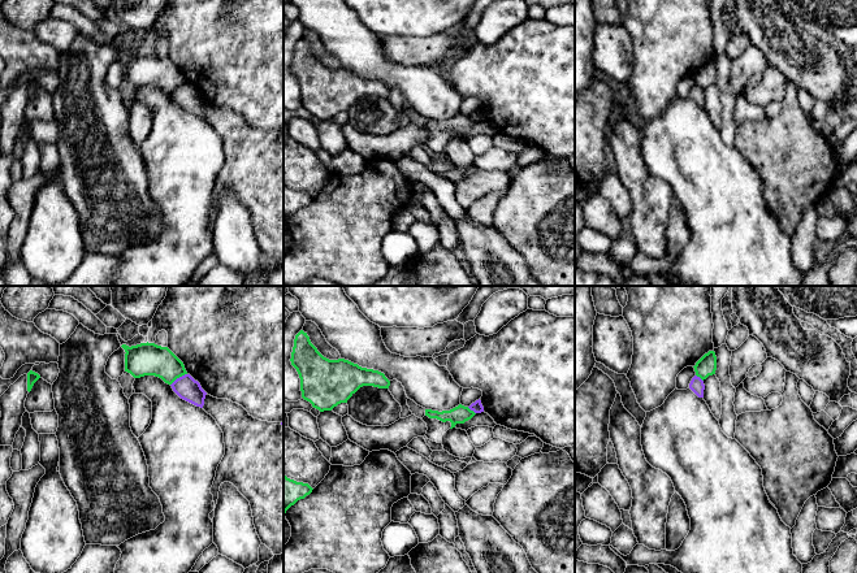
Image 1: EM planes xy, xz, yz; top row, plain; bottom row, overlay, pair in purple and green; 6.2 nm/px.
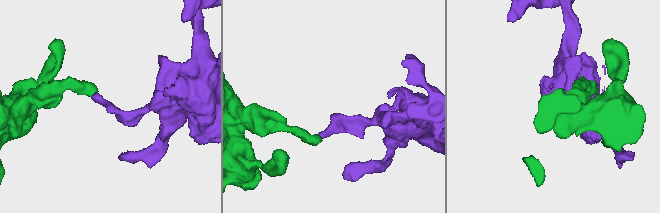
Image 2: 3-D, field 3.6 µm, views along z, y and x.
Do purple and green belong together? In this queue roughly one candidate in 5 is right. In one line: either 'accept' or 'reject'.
reject

